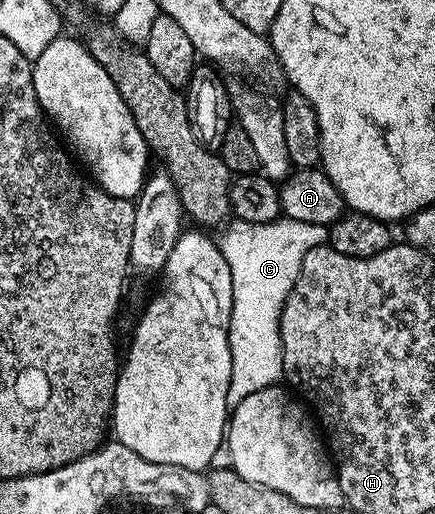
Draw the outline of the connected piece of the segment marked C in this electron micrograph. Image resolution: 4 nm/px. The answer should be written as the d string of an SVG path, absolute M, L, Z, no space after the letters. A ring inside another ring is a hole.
M285 217L270 223L234 221L225 228L220 246L232 273L232 313L230 352L232 381L228 385L228 408L232 409L251 393L275 386L283 378L280 317L292 285L300 273L304 257L313 247L327 242L327 228L292 221Z

